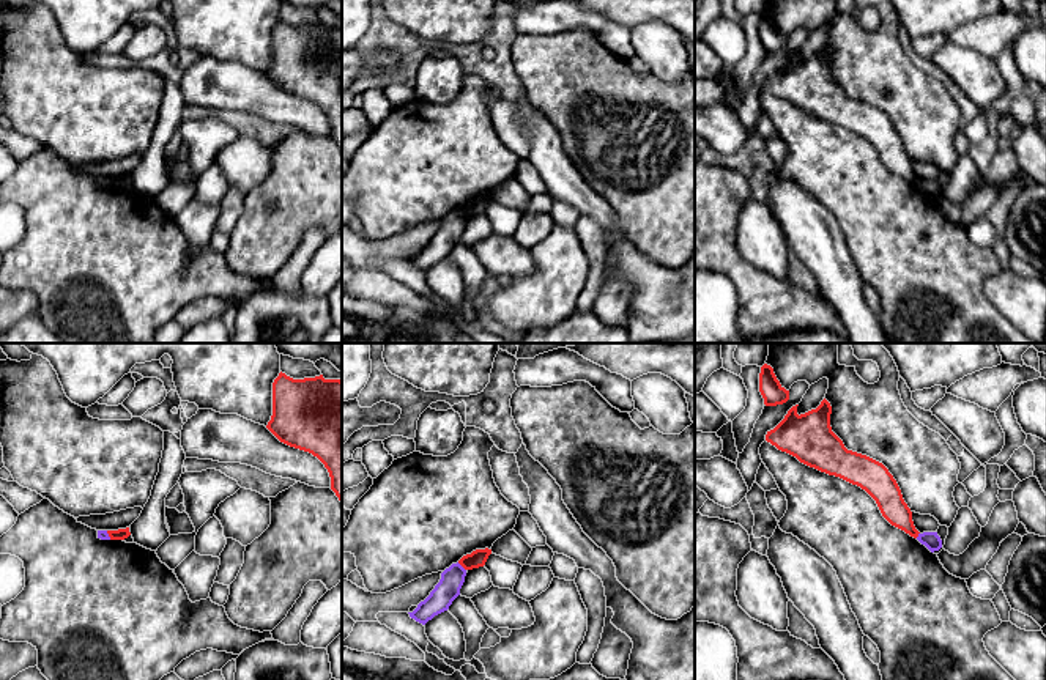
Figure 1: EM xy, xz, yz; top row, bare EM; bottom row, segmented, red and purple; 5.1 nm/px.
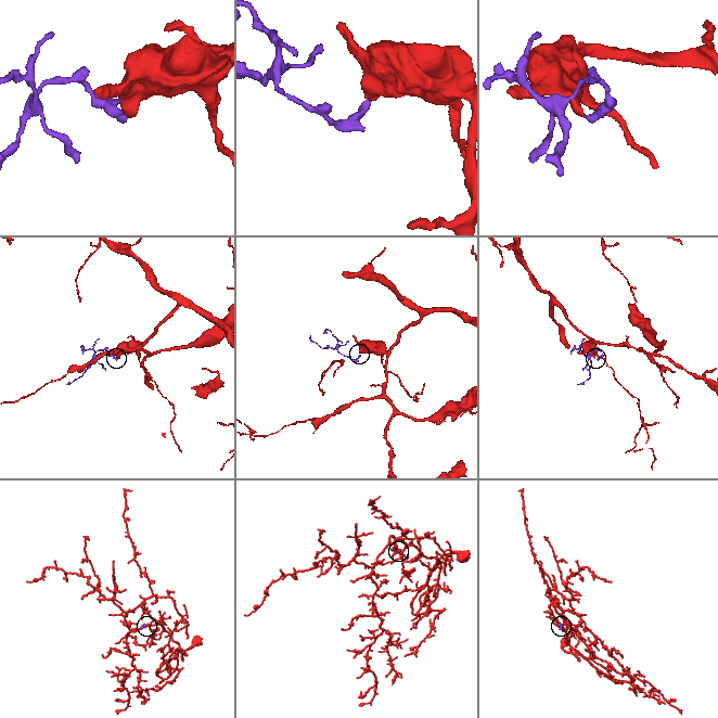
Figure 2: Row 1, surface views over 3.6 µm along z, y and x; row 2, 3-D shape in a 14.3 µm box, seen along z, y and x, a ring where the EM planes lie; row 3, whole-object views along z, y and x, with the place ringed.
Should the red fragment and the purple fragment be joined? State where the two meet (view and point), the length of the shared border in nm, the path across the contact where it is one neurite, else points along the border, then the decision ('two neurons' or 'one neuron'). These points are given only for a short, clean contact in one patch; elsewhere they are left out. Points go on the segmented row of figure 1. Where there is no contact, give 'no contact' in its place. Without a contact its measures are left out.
meets red in xz at (462, 565); contact 60 nm long; border along xz (457, 562), (465, 570); two neurons

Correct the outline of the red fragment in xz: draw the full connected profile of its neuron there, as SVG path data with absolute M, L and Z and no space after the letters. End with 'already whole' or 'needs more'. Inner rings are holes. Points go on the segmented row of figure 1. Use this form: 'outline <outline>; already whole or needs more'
outline M485 548L485 549L476 549L471 554L463 556L458 564L465 568L465 570L473 570L473 568L479 568L484 567L488 556L491 554L491 549Z; already whole

